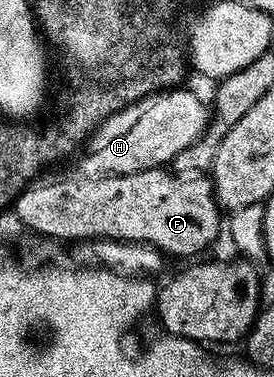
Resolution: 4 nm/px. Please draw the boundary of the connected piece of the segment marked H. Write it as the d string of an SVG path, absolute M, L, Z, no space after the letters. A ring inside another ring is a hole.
M172 88L149 94L138 102L114 113L95 130L90 139L91 147L79 162L78 173L83 176L106 176L108 174L132 174L142 170L166 167L185 148L189 148L202 136L209 121L209 106L202 102L191 90Z

